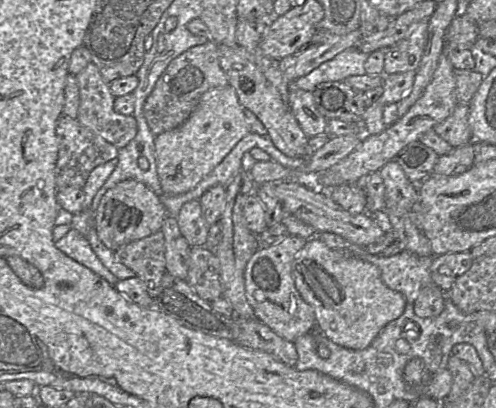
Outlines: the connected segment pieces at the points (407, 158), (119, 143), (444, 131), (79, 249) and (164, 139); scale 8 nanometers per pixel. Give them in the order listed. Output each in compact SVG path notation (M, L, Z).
M414 141L401 149L393 160L401 166L412 183L420 184L432 175L438 158L433 149Z
M90 62L82 72L76 75L76 79L80 91L77 117L79 123L101 136L117 149L125 147L137 134L136 119L133 115L122 115L114 110L115 96L109 88L110 84L103 79L98 67L93 62Z
M458 104L452 114L433 129L453 148L461 147L474 141L468 117L469 104Z
M70 230L63 238L55 243L57 249L65 255L90 269L96 275L115 286L118 279L102 264L93 252L88 239L77 230Z
M229 84L202 94L197 107L179 127L155 136L158 179L169 195L194 189L248 133L249 126L235 89Z

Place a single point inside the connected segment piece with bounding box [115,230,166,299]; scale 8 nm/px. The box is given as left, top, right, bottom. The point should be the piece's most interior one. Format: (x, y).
(146, 257)

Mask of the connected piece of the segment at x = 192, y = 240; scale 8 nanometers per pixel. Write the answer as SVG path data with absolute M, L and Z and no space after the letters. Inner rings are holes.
M198 200L185 203L176 217L179 230L190 247L203 247L207 240L208 225Z

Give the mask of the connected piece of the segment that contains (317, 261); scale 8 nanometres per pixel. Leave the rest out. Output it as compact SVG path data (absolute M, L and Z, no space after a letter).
M311 237L293 261L293 277L302 299L314 310L316 327L324 337L352 350L367 348L379 332L399 318L405 297L386 286L380 270L353 254L334 250Z

